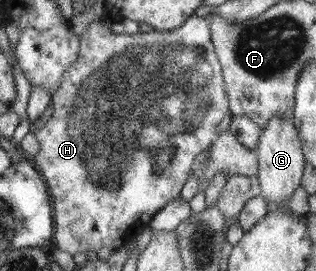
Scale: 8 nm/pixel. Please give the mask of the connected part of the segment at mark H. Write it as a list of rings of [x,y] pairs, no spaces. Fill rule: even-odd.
[[[192,16],[178,29],[165,32],[135,33],[135,35],[115,35],[101,21],[93,22],[80,37],[80,51],[76,63],[73,63],[62,77],[57,90],[53,92],[53,113],[45,127],[36,132],[35,137],[40,145],[39,152],[34,155],[32,164],[46,183],[53,210],[54,232],[51,247],[57,247],[65,253],[89,253],[99,251],[103,247],[118,250],[123,244],[135,240],[163,206],[180,197],[181,188],[191,173],[193,160],[201,151],[212,145],[217,139],[217,127],[225,115],[230,114],[229,99],[212,41],[210,23],[206,17]]]

